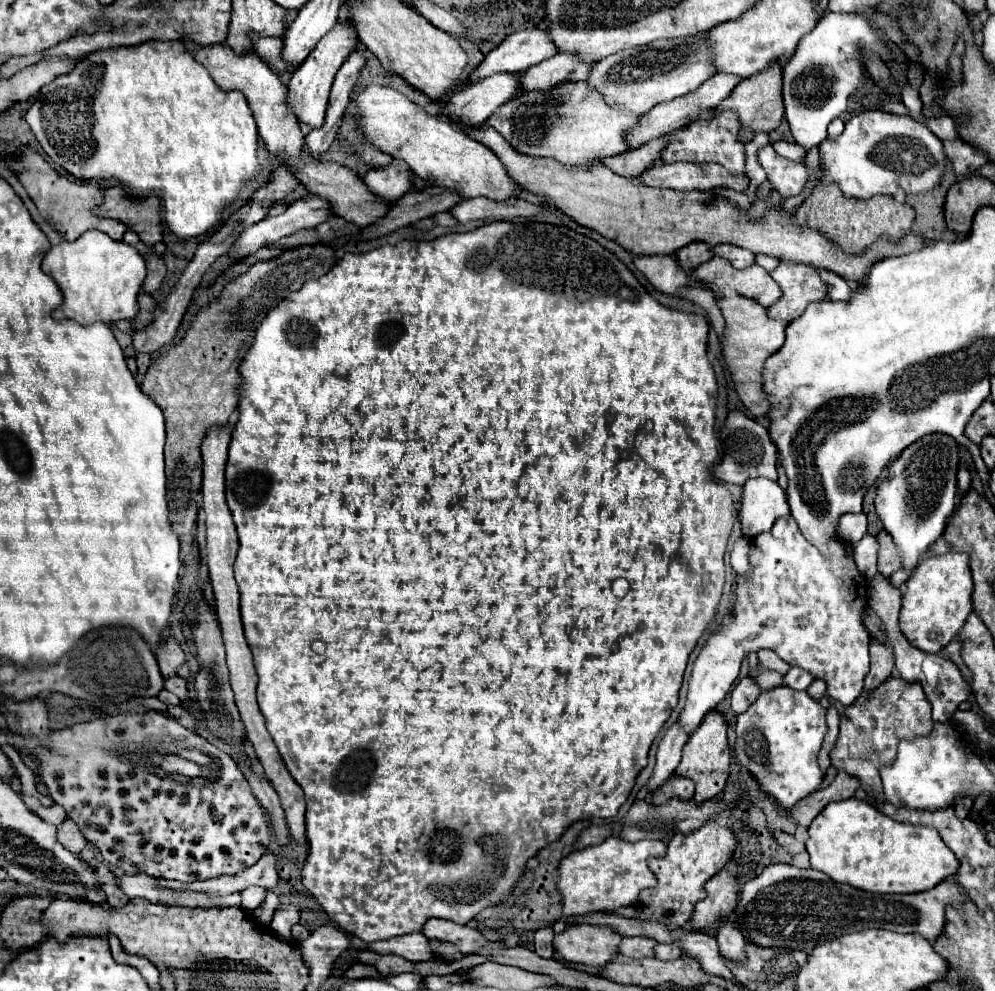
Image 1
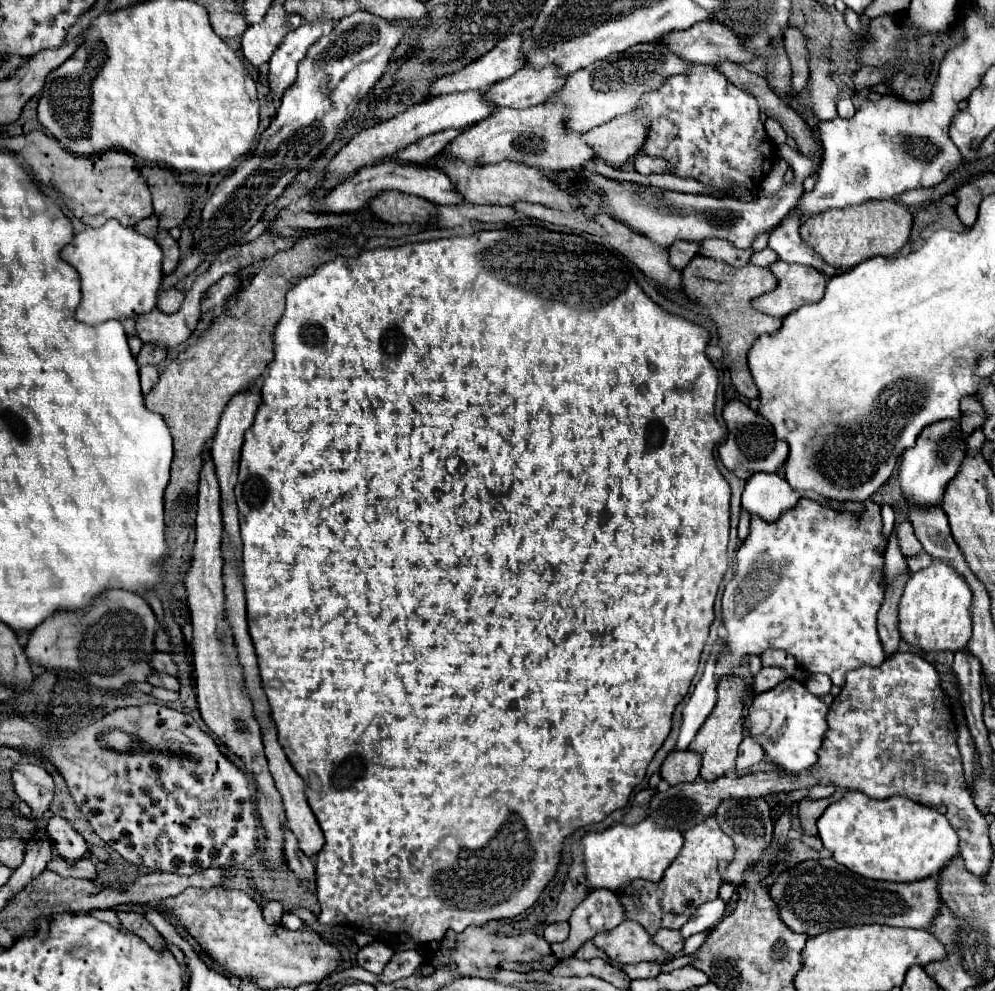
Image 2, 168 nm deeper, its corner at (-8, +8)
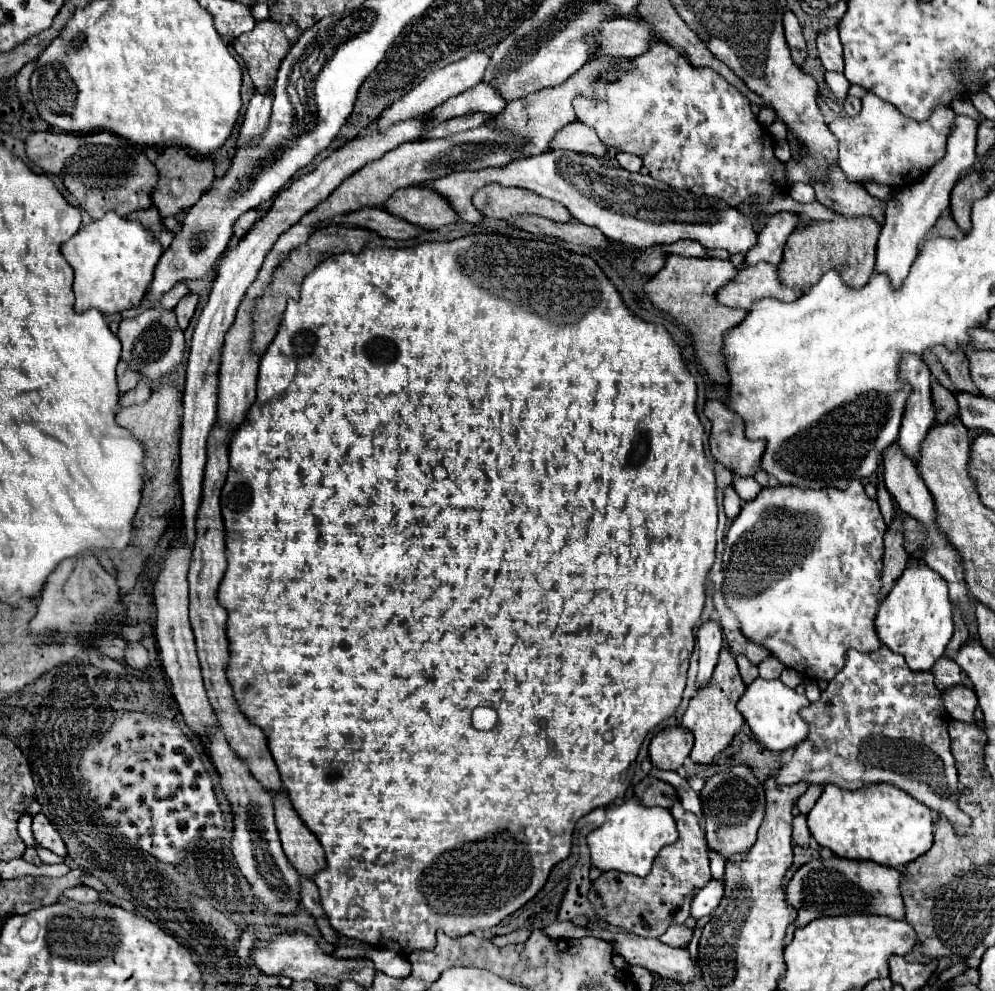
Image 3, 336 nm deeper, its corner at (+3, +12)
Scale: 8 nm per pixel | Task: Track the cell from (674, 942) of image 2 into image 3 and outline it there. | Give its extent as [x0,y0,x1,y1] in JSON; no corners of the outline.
[660,924,694,948]

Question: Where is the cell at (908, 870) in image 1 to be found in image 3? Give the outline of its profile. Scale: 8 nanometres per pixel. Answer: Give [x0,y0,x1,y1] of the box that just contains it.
[808,784,932,866]

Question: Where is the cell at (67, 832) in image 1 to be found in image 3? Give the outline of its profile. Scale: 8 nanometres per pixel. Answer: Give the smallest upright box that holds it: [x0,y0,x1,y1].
[32,814,66,856]

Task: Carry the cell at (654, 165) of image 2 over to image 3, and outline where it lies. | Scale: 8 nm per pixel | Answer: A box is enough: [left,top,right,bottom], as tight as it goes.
[616,152,642,172]

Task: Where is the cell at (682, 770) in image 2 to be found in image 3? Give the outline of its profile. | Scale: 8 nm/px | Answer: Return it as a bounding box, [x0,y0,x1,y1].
[650,726,692,770]

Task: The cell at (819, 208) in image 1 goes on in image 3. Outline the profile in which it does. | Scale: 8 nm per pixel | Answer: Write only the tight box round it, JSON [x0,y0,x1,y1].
[778,216,880,292]

